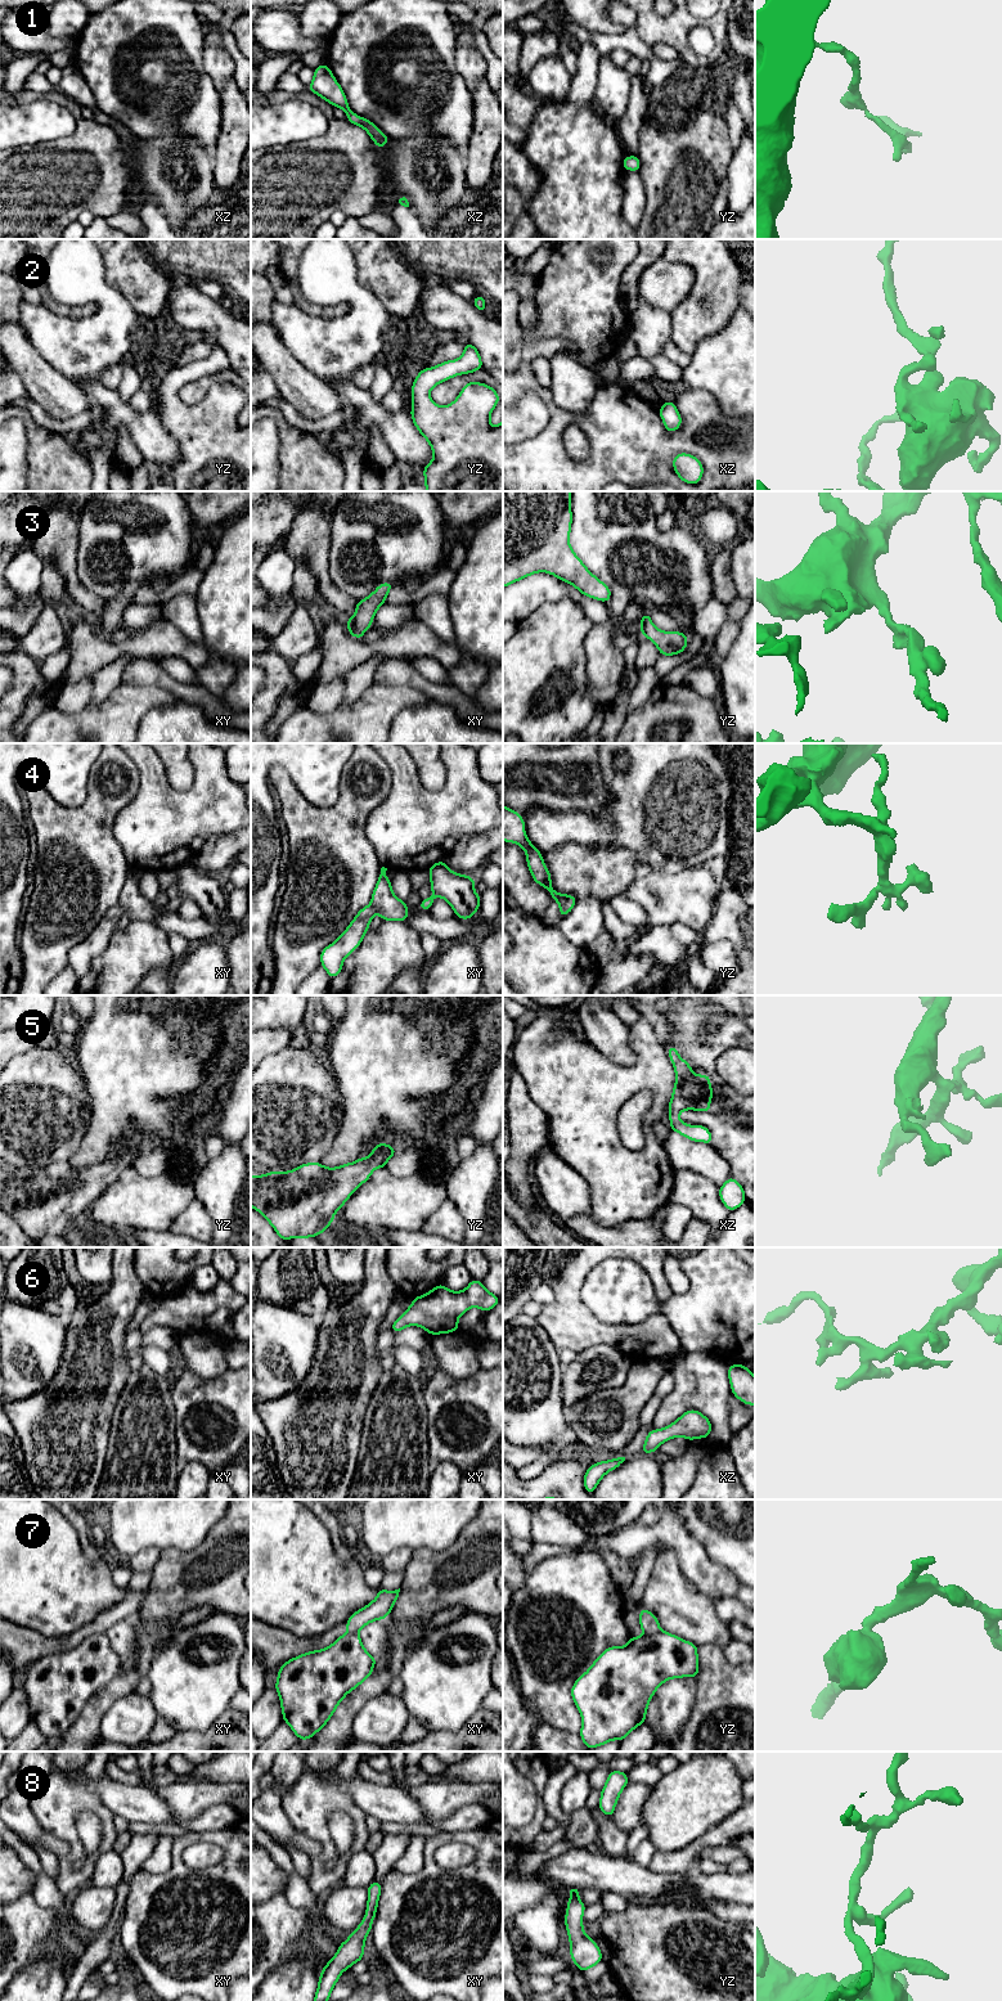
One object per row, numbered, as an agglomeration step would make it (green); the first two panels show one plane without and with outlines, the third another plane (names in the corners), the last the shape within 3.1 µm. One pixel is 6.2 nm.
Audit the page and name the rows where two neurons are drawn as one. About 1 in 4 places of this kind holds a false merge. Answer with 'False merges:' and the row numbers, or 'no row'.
False merges: 7

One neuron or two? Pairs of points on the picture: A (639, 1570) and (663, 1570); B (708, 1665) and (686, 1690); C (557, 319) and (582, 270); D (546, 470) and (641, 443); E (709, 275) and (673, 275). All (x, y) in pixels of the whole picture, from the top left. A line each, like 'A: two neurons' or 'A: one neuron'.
A: two neurons
B: two neurons
C: one neuron
D: one neuron
E: two neurons

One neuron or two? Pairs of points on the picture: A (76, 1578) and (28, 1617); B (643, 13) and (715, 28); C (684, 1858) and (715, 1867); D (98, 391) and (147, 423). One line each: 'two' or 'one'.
A: one
B: one
C: two
D: one

